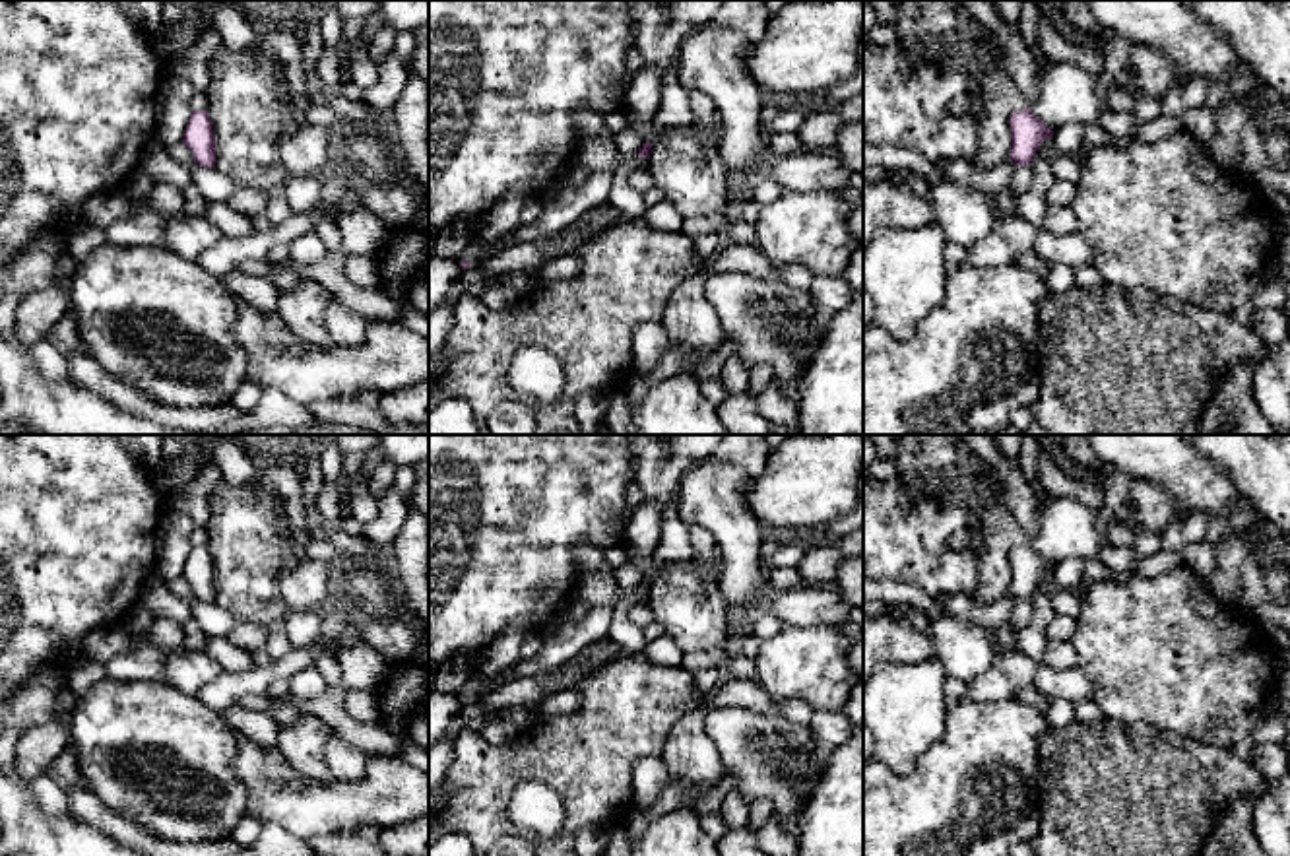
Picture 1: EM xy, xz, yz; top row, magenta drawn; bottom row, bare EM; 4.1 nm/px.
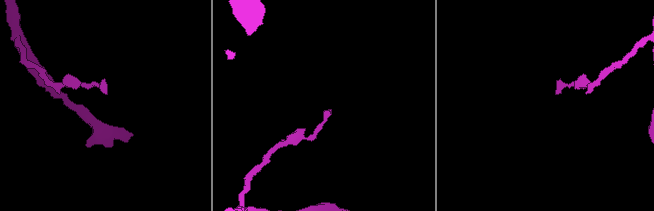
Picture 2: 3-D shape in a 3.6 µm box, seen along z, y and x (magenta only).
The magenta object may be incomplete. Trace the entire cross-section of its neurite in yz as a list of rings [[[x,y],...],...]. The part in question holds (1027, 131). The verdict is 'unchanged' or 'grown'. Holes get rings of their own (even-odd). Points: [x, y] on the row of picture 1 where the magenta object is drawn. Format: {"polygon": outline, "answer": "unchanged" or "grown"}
{"polygon": [[[1030,109],[1013,113],[1009,128],[1011,128],[1009,159],[1016,167],[1032,165],[1042,142],[1048,138],[1053,140],[1053,130],[1046,128],[1044,122]]], "answer": "unchanged"}

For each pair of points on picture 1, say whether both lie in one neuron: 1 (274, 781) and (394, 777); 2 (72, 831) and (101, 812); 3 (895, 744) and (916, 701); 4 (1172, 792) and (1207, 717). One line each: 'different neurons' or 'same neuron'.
1: same neuron
2: different neurons
3: same neuron
4: different neurons

